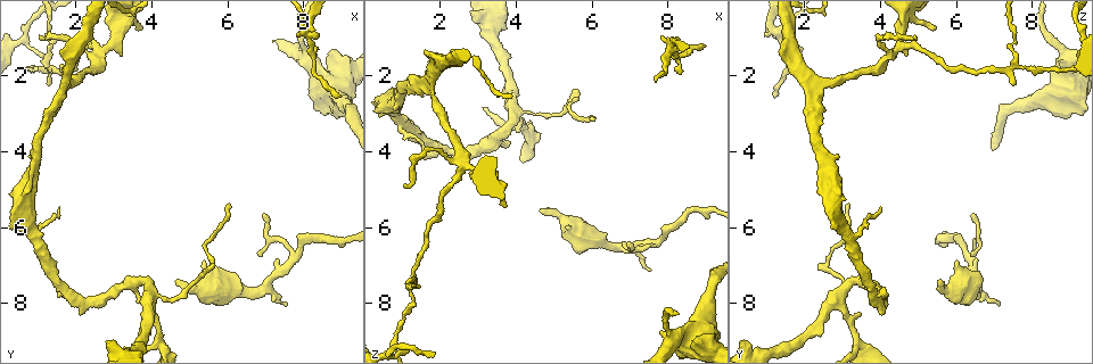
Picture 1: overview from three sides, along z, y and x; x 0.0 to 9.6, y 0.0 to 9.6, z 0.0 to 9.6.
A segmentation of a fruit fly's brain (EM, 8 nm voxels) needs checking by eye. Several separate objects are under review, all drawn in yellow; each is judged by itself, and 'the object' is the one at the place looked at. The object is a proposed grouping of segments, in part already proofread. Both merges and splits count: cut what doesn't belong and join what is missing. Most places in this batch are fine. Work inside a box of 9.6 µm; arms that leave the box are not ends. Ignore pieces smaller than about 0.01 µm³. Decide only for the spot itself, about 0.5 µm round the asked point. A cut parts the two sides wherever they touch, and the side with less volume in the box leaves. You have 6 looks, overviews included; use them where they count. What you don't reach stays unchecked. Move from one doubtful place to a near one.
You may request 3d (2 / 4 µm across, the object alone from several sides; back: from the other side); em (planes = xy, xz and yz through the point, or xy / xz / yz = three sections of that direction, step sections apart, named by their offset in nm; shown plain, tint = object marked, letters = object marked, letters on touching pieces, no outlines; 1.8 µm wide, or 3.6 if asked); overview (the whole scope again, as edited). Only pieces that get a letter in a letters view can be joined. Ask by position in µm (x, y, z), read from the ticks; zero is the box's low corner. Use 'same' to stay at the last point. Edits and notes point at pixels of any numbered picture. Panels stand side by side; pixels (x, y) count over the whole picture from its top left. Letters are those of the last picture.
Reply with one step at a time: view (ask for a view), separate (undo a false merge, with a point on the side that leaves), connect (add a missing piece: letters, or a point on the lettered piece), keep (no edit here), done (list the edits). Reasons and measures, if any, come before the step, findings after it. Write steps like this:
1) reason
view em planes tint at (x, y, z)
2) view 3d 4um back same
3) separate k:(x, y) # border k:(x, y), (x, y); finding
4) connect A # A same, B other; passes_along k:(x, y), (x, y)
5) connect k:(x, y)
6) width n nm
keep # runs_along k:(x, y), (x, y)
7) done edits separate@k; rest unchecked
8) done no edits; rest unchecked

free end
view em planes letters at (4.60, 7.45, 5.55)

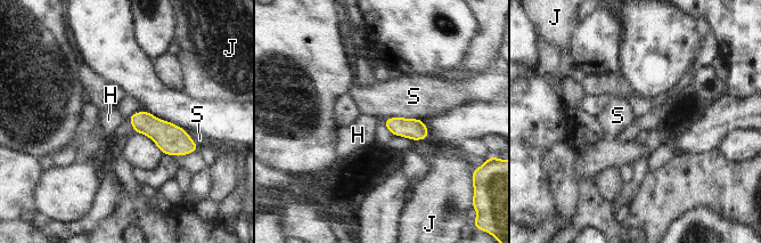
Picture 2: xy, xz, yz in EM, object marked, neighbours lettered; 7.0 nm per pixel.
width 140 nm
keep # H other, J other, S other; border 2:(384, 118), (420, 119); no lettered piece goes on from it

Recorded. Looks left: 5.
calibre changes
view em planes letters at (3.95, 7.95, 2.75)

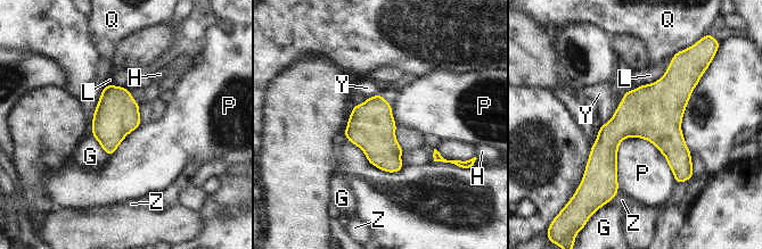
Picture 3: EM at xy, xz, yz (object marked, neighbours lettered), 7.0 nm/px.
width 320 nm
keep # G other, H other, L other, P other, Q other, Y other, Z other; one cell here

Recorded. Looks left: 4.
a fork
view em yz step 8 tint at (8.10, 0.90, 1.35)

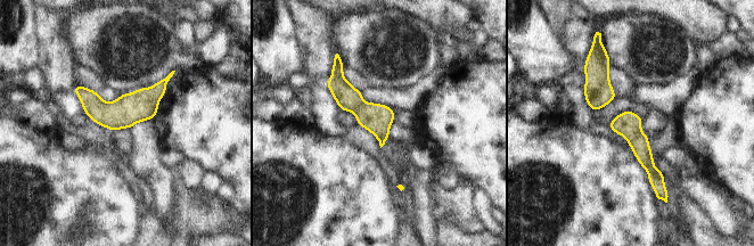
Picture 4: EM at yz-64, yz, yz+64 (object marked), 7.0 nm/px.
another direction
view em xy step 8 tint same

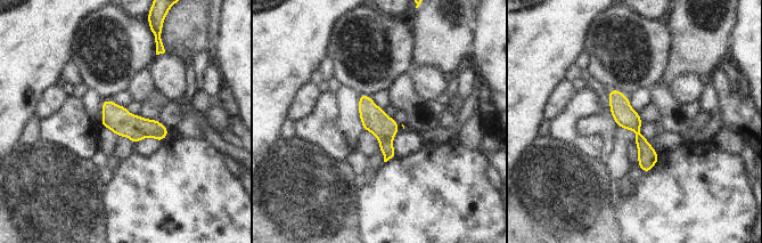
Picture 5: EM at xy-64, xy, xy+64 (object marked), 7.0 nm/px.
see the neighbours
view em xy step 8 letters same

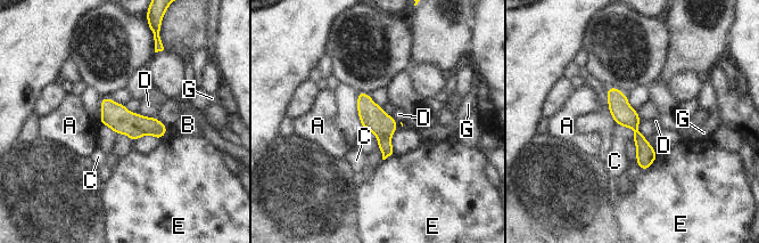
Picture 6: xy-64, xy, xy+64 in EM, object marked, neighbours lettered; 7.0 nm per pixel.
longest_contact E 170 nm
keep # A other, B other, C other, D other, E other, G other; one cell here

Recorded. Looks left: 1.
done no edits; rest unchecked

